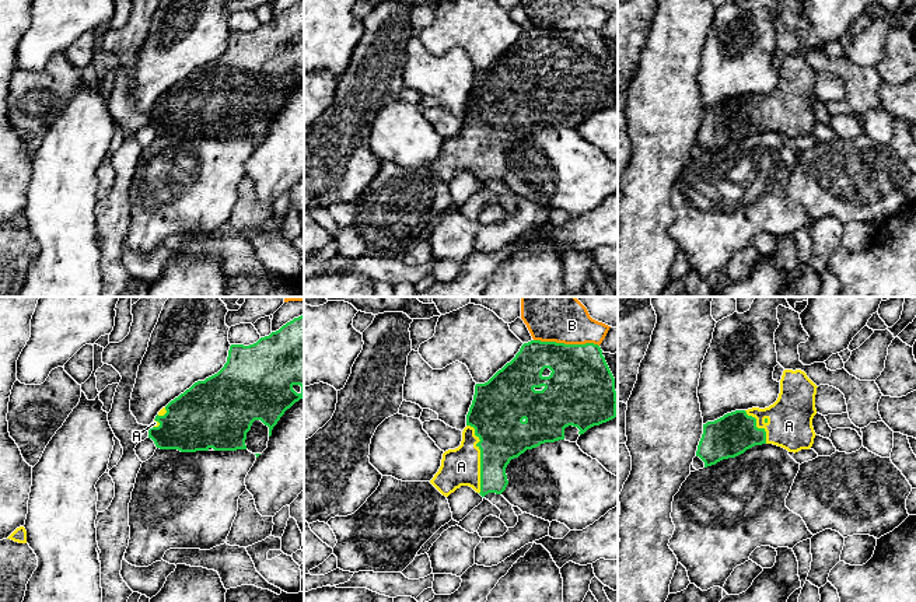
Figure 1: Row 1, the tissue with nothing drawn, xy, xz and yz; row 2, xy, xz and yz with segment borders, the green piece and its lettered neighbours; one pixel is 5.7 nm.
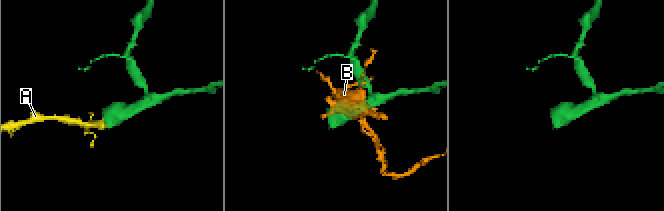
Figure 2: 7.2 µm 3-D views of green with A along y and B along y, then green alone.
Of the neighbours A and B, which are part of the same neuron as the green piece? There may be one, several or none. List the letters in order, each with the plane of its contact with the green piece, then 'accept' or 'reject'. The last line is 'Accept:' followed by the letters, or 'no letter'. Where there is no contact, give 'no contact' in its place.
A: meets green in xz; accept
B: meets green in xz; reject
Accept: A

